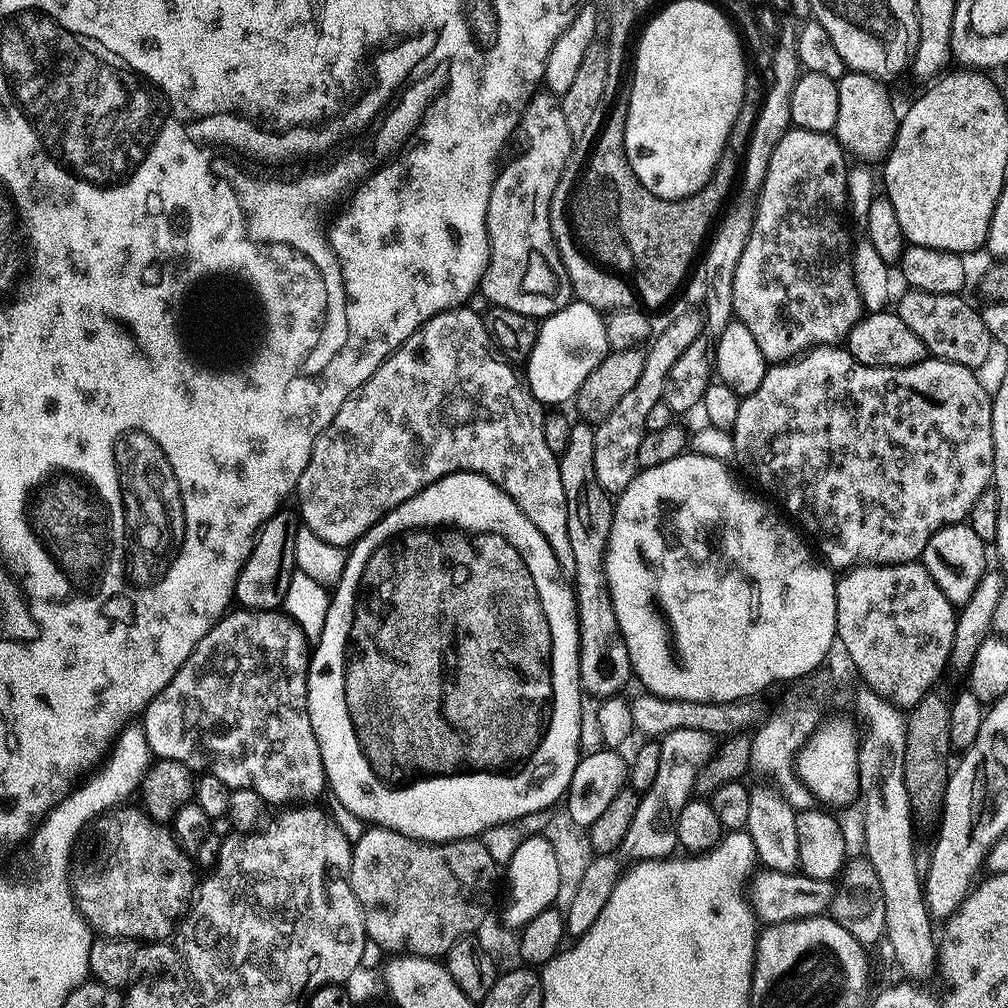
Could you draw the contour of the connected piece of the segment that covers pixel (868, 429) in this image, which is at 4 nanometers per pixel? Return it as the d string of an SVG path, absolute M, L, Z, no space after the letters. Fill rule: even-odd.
M844 346L813 348L795 360L772 364L766 378L762 378L762 386L758 386L754 394L741 399L738 406L738 422L734 422L730 430L736 451L735 463L740 463L770 495L777 496L784 503L783 511L809 537L812 535L816 539L815 547L819 555L833 569L851 570L869 564L910 564L919 561L926 550L926 542L930 542L930 538L934 538L938 530L967 521L970 506L974 506L978 494L989 491L992 484L992 398L989 389L984 389L983 382L976 376L979 375L973 369L949 360L929 358L920 364L905 368L875 368L855 360Z

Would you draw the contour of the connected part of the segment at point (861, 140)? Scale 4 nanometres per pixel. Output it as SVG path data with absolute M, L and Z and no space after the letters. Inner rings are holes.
M851 70L845 71L843 78L838 81L838 122L834 135L845 153L853 157L856 155L860 159L857 161L883 161L896 140L898 112L892 109L892 96L888 93L888 87L885 81Z

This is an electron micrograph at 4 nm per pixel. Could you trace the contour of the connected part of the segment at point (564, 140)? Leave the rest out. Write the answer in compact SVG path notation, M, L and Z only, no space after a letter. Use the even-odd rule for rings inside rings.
M547 90L537 91L524 108L522 132L532 141L517 160L499 169L492 187L488 207L488 238L492 250L479 291L492 306L514 310L514 314L545 318L567 307L573 299L570 278L550 228L554 186L565 179L564 167L570 164L573 148L560 97Z

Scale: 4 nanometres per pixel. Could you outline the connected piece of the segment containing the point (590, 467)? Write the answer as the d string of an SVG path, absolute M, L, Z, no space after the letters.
M583 422L573 423L570 430L570 443L559 456L560 473L562 474L562 490L566 490L566 523L570 529L570 546L574 550L574 591L576 593L576 609L580 617L580 686L597 701L607 696L619 696L625 690L628 679L634 676L634 661L630 658L628 647L624 641L622 630L618 626L618 618L614 614L612 598L608 595L608 574L604 566L604 553L608 548L608 534L612 525L613 497L598 482L598 474L594 470L594 438L596 428Z

